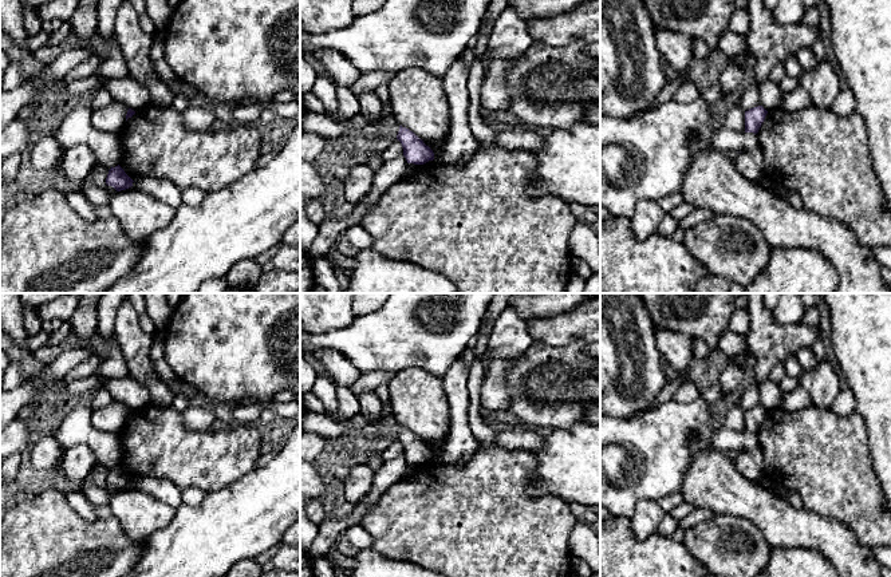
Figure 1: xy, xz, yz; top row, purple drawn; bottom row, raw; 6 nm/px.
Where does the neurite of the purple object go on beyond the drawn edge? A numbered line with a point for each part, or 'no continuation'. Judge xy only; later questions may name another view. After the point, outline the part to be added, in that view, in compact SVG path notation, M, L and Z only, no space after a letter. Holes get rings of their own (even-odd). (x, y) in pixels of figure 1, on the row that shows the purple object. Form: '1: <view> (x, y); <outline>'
no continuation

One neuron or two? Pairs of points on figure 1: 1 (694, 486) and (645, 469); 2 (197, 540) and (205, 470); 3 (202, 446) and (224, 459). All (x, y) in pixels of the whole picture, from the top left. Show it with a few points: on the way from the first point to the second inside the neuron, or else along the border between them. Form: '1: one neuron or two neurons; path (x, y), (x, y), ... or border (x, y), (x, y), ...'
1: two neurons; border (694, 453), (679, 490)
2: two neurons; border (236, 479), (207, 493)
3: one neuron; path (208, 451), (215, 458), (219, 458)

